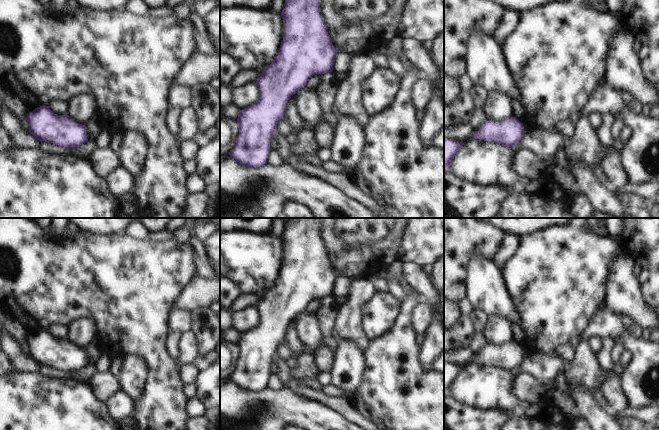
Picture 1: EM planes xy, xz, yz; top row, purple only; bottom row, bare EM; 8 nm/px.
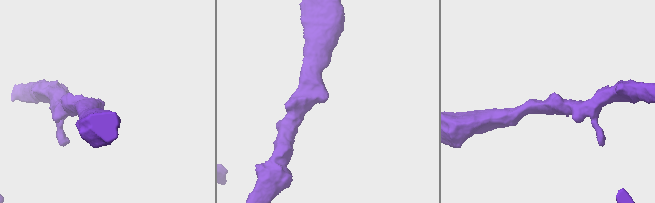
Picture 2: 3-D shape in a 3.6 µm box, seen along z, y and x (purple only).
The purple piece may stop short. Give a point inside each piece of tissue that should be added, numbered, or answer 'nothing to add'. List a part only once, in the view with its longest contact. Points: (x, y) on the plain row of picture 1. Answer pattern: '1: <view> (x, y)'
nothing to add

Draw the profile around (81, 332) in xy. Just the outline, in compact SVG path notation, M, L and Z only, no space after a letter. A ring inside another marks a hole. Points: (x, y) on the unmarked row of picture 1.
M79 319L68 326L67 338L82 349L85 349L96 335L97 327L93 319Z

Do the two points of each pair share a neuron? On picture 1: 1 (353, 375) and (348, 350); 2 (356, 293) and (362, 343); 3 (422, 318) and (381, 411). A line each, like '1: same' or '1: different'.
1: same
2: same
3: different

